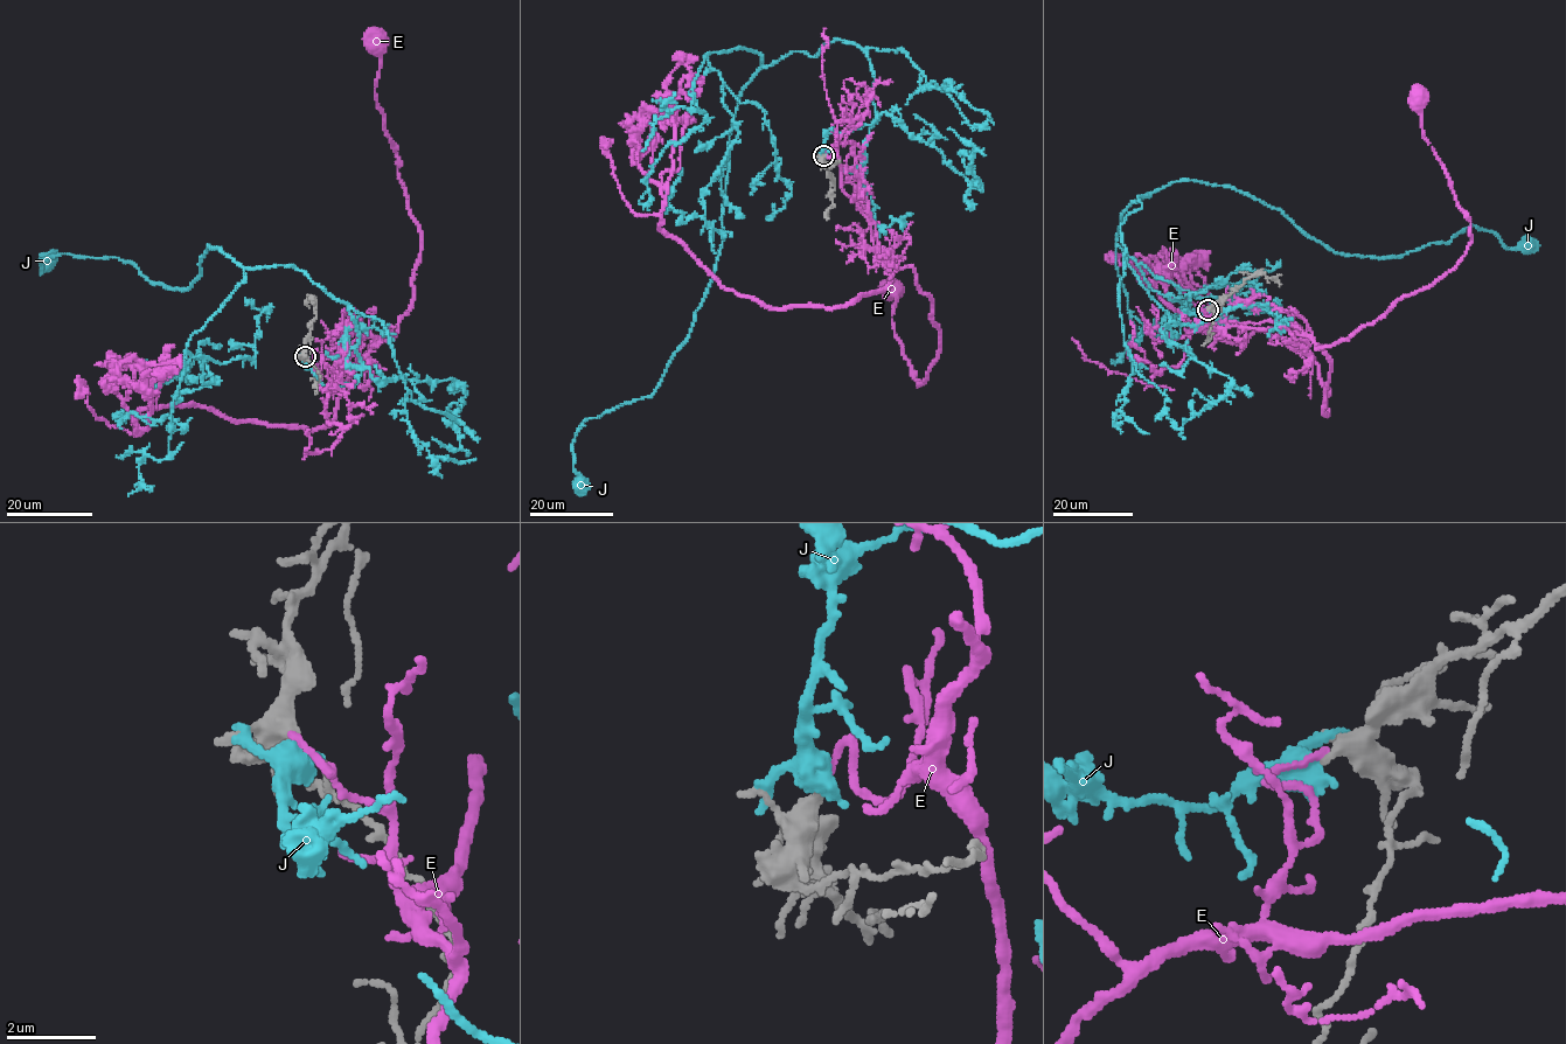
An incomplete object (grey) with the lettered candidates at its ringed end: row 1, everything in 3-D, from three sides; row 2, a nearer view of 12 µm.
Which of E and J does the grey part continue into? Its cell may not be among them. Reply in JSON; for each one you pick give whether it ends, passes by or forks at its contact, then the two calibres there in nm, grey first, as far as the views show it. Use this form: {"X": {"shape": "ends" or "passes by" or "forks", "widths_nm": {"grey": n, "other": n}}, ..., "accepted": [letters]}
{"accepted": []}

